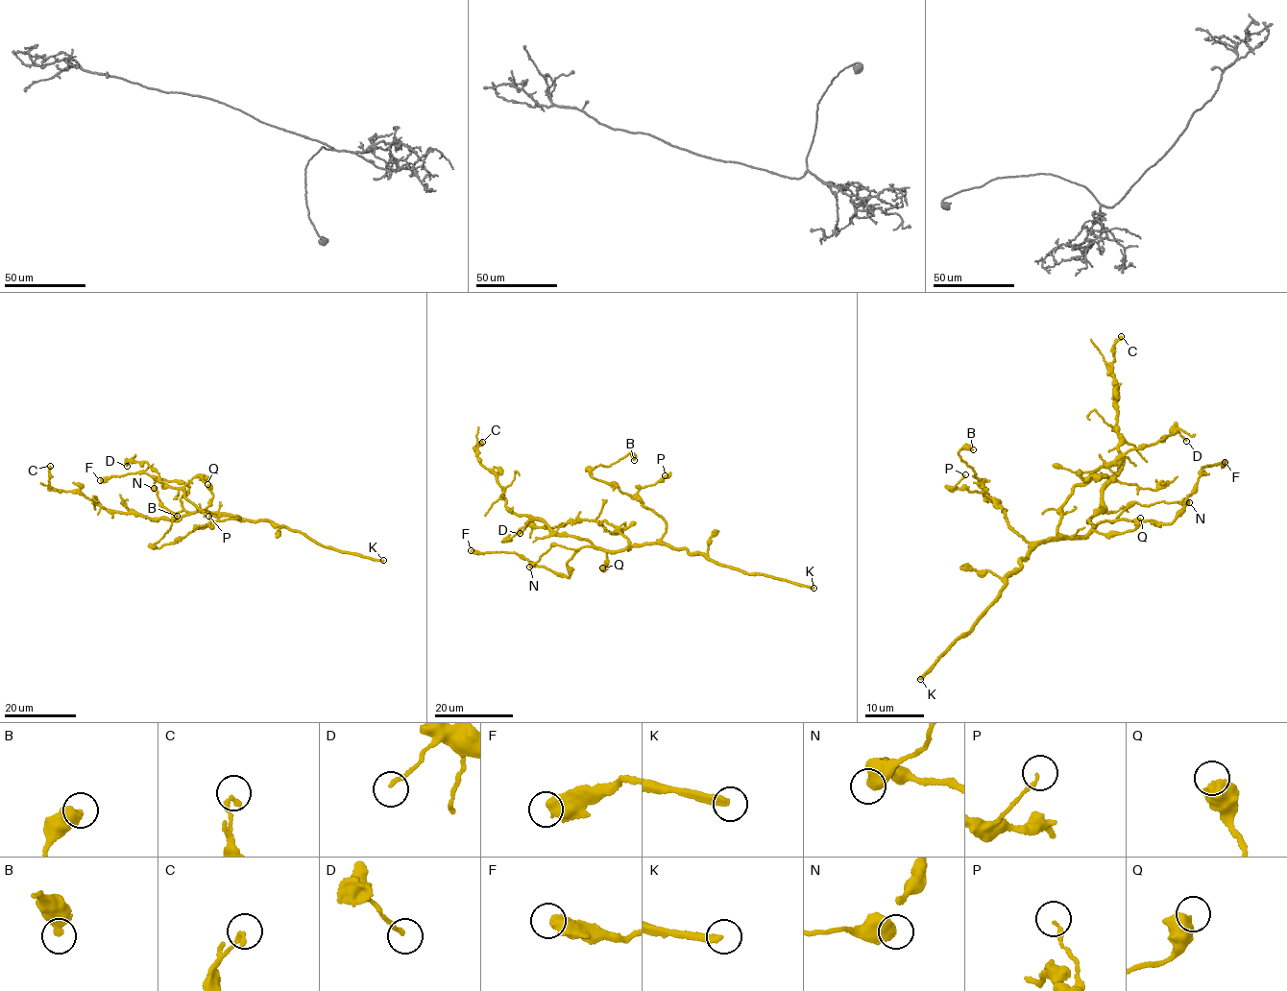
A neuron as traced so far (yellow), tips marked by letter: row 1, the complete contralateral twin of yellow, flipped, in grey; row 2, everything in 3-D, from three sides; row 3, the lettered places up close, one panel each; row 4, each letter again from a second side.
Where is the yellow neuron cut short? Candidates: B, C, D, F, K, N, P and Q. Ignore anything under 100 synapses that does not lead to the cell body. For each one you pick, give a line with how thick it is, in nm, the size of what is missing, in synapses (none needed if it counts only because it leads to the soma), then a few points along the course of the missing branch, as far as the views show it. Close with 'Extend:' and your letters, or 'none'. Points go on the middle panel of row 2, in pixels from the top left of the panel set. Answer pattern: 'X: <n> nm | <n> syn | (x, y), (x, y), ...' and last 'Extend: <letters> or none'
K: 280 nm | 600 syn
Extend: K

